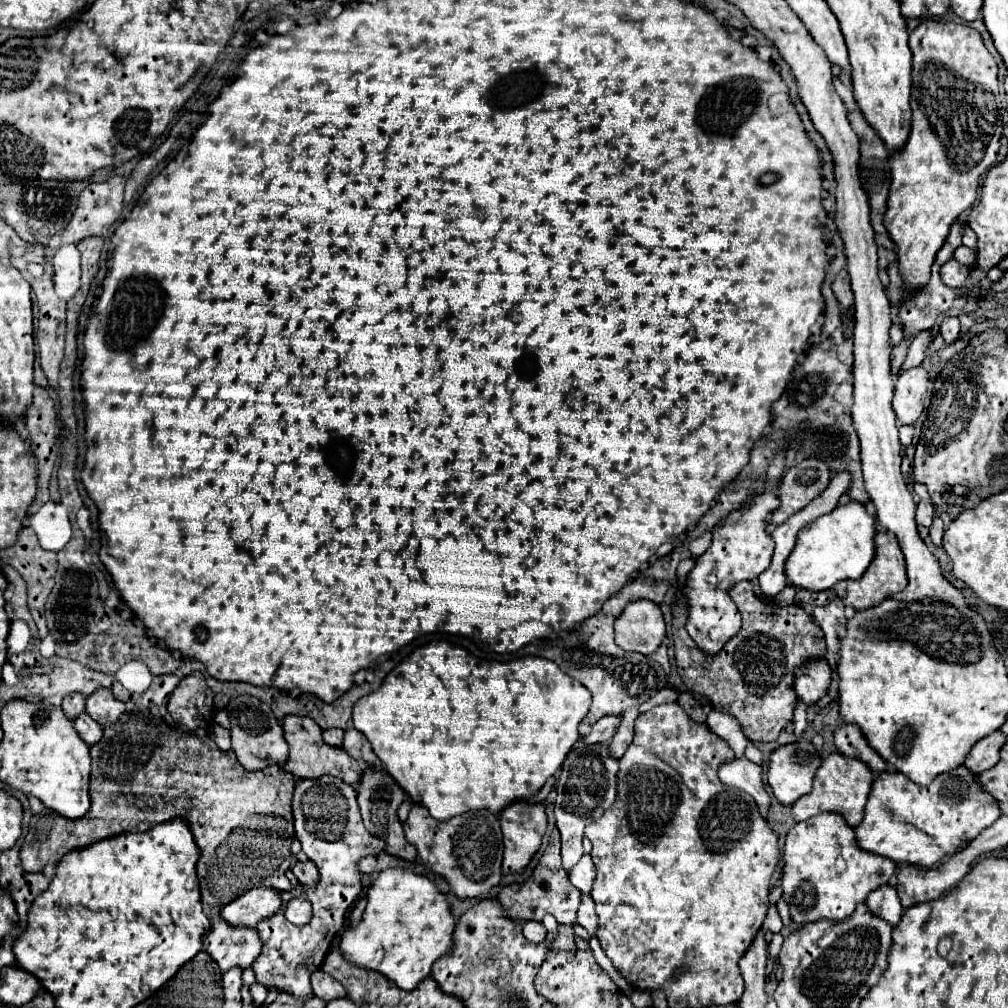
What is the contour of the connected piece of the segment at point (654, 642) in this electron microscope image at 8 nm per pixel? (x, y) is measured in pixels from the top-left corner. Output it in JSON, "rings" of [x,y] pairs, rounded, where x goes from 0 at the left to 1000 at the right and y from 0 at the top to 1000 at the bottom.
{"rings":[[[632,594],[610,616],[610,636],[616,644],[646,650],[660,632],[660,616],[652,598]]]}

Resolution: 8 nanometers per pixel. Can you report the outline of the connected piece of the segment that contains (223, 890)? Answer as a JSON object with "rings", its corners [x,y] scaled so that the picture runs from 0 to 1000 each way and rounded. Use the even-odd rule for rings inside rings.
{"rings":[[[122,707],[114,719],[104,723],[102,733],[90,741],[90,755],[90,803],[84,811],[94,814],[51,814],[51,807],[33,809],[21,838],[23,862],[43,864],[47,856],[57,856],[70,842],[78,842],[124,824],[146,824],[156,816],[182,811],[186,813],[199,844],[195,868],[203,896],[225,898],[239,886],[251,882],[251,878],[271,880],[277,884],[291,880],[283,870],[289,858],[287,840],[293,832],[289,807],[293,771],[289,767],[283,767],[275,759],[259,765],[245,765],[237,759],[231,745],[215,743],[203,723],[201,729],[195,725],[180,727],[166,719],[162,711],[150,707]]]}

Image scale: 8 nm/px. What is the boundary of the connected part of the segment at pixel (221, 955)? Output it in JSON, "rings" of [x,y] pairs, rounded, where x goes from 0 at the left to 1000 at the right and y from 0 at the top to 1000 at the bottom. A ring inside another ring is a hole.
{"rings":[[[211,906],[211,916],[203,926],[201,941],[215,953],[215,957],[223,963],[229,959],[247,959],[253,949],[259,945],[259,934],[255,922],[231,920],[221,914],[219,906]]]}

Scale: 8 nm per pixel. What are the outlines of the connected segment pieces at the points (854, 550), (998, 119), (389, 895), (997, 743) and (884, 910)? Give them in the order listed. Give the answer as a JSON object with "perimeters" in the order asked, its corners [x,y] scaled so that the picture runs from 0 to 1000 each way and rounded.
{"perimeters":[[[[842,497],[828,503],[824,509],[797,523],[791,531],[791,541],[781,555],[781,578],[803,586],[824,584],[836,574],[850,574],[858,568],[868,553],[870,515],[852,497]]],[[[918,19],[902,33],[906,51],[906,92],[904,92],[904,130],[900,142],[884,150],[884,188],[878,211],[878,225],[890,243],[892,269],[898,287],[906,289],[922,279],[928,251],[936,243],[949,215],[965,205],[973,176],[989,160],[995,134],[995,102],[991,96],[989,63],[979,51],[975,37],[961,25],[932,23]]],[[[400,860],[382,862],[364,884],[364,900],[358,916],[344,922],[338,941],[350,957],[372,961],[398,981],[412,981],[416,973],[428,967],[428,957],[449,941],[451,910],[443,888],[424,868]]],[[[989,723],[981,731],[975,731],[973,735],[967,737],[967,741],[961,745],[961,749],[957,753],[957,759],[965,767],[975,767],[975,765],[983,763],[991,755],[991,747],[997,737],[999,737],[999,729]]],[[[874,878],[866,886],[862,886],[862,890],[860,890],[858,896],[862,898],[862,902],[868,908],[876,910],[882,916],[892,916],[892,912],[896,908],[896,900],[892,896],[888,880],[884,880],[884,878]]]]}

